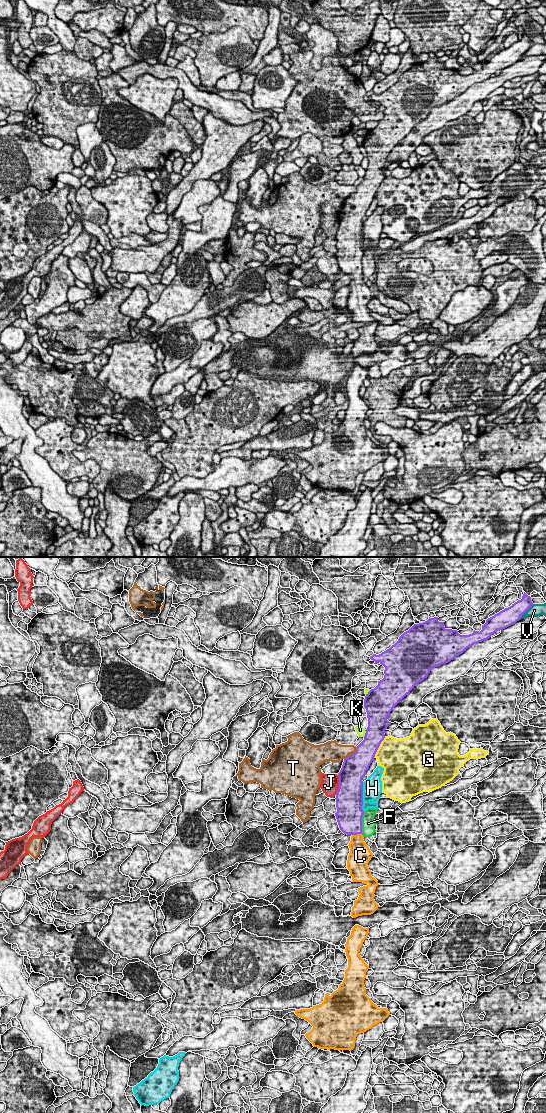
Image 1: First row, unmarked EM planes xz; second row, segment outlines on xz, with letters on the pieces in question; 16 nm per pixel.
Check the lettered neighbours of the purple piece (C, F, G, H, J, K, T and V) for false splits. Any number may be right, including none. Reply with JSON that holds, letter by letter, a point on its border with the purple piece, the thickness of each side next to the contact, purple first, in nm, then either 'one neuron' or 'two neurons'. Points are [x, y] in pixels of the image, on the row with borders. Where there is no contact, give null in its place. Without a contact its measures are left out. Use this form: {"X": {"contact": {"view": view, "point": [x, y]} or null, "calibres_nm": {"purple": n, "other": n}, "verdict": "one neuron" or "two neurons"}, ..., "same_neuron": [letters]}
{"C": {"contact": {"view": "xz", "point": [356, 834]}, "calibres_nm": {"purple": 380, "other": 280}, "verdict": "one neuron"}, "F": {"contact": {"view": "xz", "point": [361, 823]}, "calibres_nm": {"purple": 420, "other": 220}, "verdict": "two neurons"}, "G": {"contact": {"view": "xz", "point": [378, 747]}, "calibres_nm": {"purple": 320, "other": 480}, "verdict": "two neurons"}, "H": {"contact": {"view": "xz", "point": [362, 797]}, "calibres_nm": {"purple": 440, "other": 320}, "verdict": "two neurons"}, "J": {"contact": {"view": "xz", "point": [339, 785]}, "calibres_nm": {"purple": 440, "other": 280}, "verdict": "two neurons"}, "K": {"contact": {"view": "xz", "point": [365, 733]}, "calibres_nm": {"purple": 320, "other": 140}, "verdict": "two neurons"}, "T": {"contact": {"view": "xz", "point": [352, 753]}, "calibres_nm": {"purple": 400, "other": 280}, "verdict": "two neurons"}, "V": {"contact": {"view": "xz", "point": [526, 610]}, "calibres_nm": {"purple": 280, "other": 190}, "verdict": "two neurons"}, "same_neuron": ["C"]}

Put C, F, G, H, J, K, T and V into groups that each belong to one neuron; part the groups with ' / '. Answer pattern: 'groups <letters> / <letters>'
groups C / F / G H / J / K / T / V

